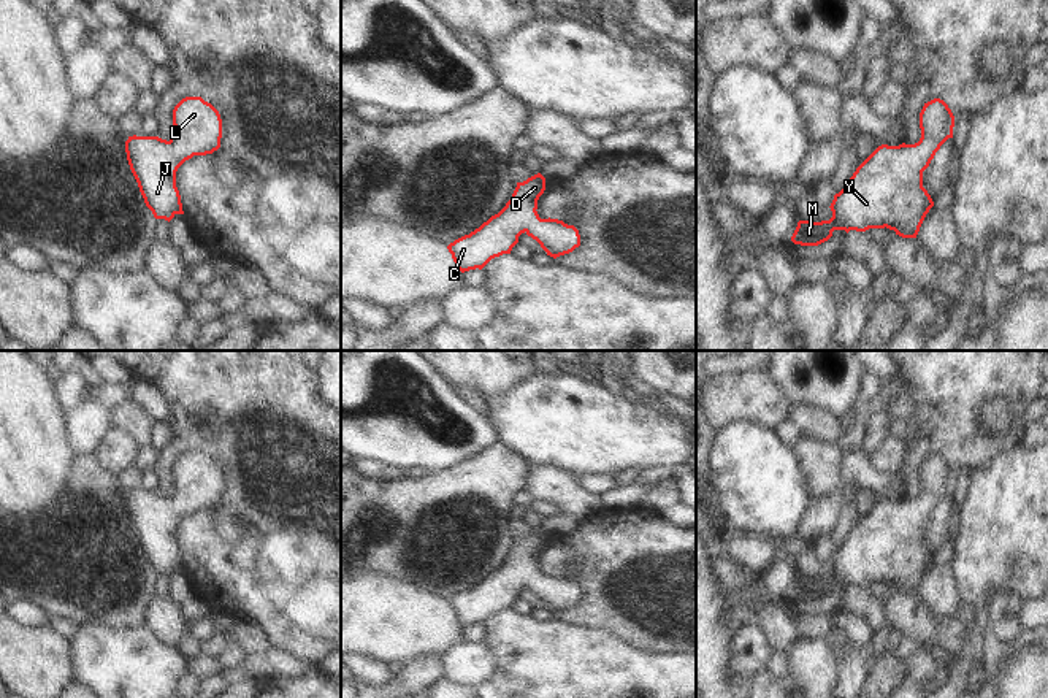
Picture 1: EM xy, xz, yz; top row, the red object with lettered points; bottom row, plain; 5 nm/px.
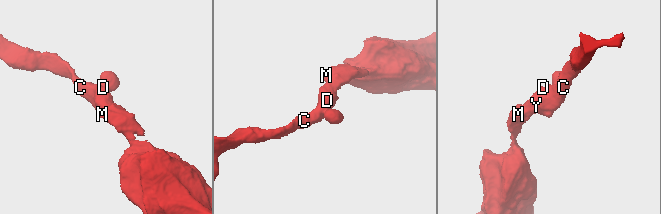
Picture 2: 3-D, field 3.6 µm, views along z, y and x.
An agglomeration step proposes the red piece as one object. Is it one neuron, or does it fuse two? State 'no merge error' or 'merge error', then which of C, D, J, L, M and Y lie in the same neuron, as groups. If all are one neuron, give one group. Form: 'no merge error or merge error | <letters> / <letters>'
no merge error | C D J L M Y

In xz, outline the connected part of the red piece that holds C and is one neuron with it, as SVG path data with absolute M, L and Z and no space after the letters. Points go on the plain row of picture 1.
M541 528L517 538L511 555L498 570L447 601L457 623L461 628L482 625L491 614L511 609L522 589L536 595L553 614L579 603L580 590L574 581L539 573L537 555L544 546L545 533Z

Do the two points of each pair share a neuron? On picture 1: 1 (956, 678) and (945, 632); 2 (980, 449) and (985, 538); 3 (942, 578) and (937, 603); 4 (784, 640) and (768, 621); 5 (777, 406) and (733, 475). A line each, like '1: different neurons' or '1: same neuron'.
1: different neurons
2: different neurons
3: same neuron
4: same neuron
5: different neurons

